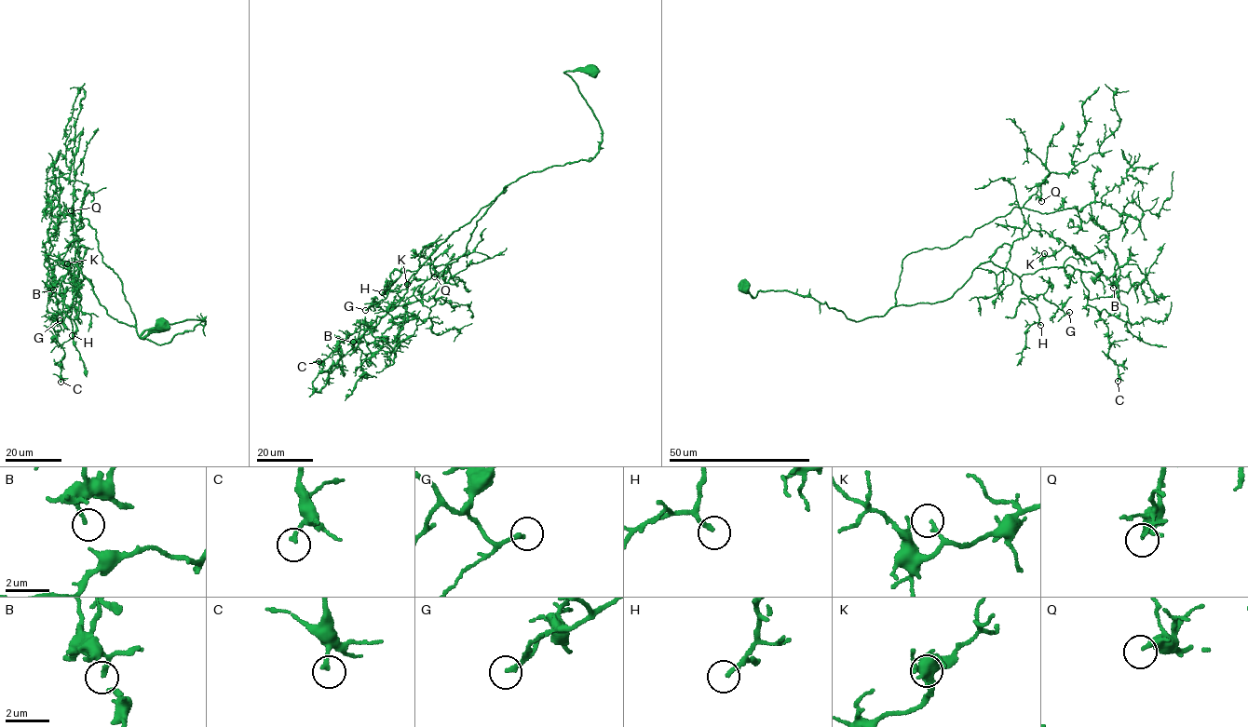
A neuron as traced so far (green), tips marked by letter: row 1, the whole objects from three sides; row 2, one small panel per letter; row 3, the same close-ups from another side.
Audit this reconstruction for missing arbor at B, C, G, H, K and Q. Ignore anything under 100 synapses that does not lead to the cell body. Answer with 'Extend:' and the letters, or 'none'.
Extend: H

